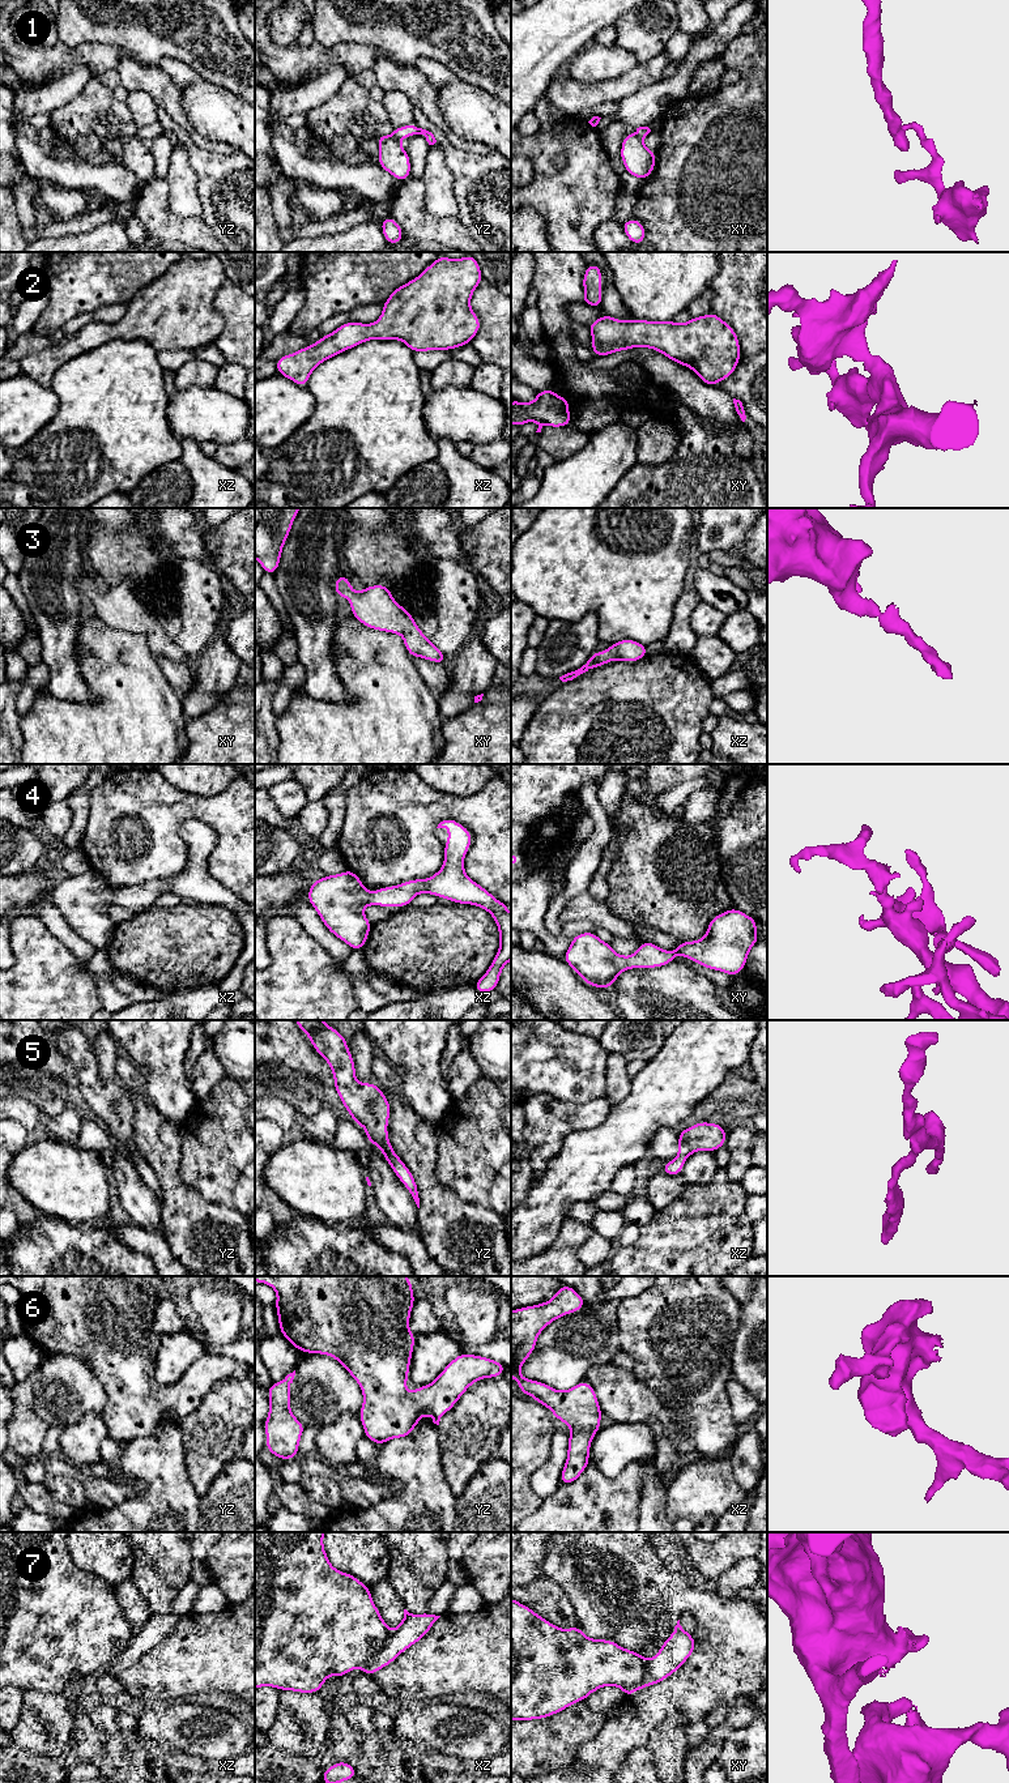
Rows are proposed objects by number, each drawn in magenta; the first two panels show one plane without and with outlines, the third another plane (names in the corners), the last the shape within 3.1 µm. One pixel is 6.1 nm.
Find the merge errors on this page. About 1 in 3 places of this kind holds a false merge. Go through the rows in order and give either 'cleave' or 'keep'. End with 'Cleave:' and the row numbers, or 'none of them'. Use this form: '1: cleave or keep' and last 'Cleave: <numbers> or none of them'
1: cleave
2: keep
3: keep
4: keep
5: keep
6: keep
7: cleave
Cleave: 1, 7

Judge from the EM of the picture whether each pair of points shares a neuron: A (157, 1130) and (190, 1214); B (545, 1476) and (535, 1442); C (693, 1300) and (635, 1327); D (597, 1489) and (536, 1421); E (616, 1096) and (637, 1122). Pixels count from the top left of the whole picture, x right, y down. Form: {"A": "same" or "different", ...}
{"A": "same", "B": "different", "C": "same", "D": "different", "E": "different"}

